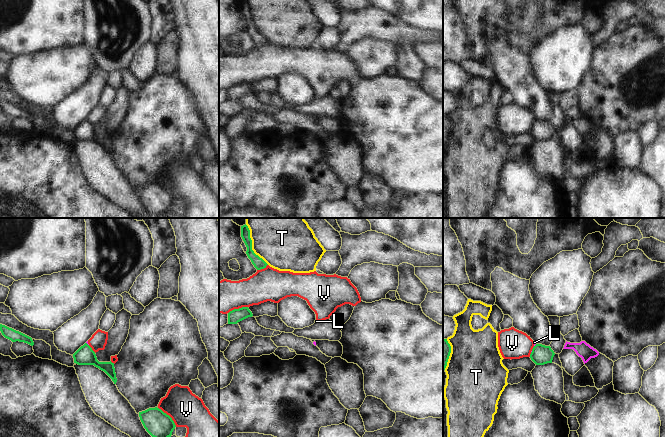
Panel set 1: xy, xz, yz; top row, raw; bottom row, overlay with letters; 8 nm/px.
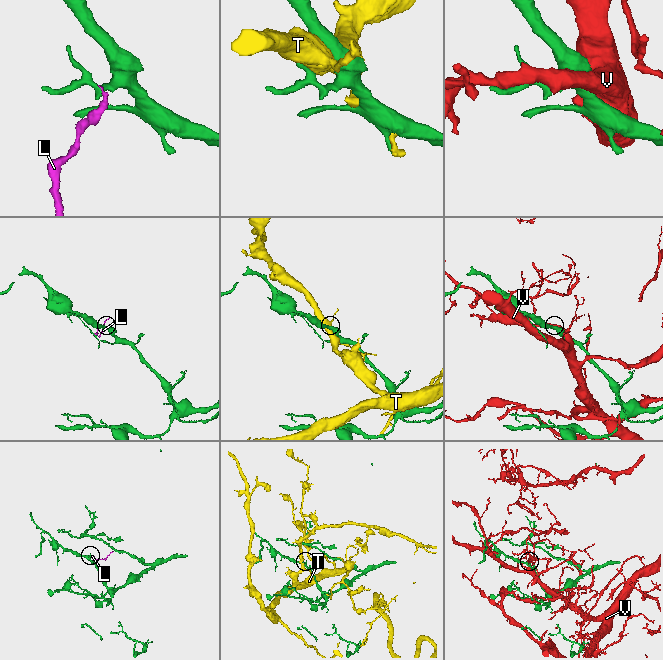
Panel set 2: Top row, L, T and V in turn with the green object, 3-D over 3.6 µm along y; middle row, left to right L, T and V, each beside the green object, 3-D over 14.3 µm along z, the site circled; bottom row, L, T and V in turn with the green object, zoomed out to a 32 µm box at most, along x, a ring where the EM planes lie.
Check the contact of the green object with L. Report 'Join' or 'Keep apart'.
Keep apart.

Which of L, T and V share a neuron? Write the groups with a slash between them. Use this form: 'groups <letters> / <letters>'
groups L V / T

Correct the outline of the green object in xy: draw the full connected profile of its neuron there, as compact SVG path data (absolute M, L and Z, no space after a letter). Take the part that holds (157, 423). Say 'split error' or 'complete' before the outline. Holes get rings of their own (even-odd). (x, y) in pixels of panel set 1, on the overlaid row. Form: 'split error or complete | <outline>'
complete | M157 407L139 412L139 417L152 437L171 437L176 427L172 418Z

